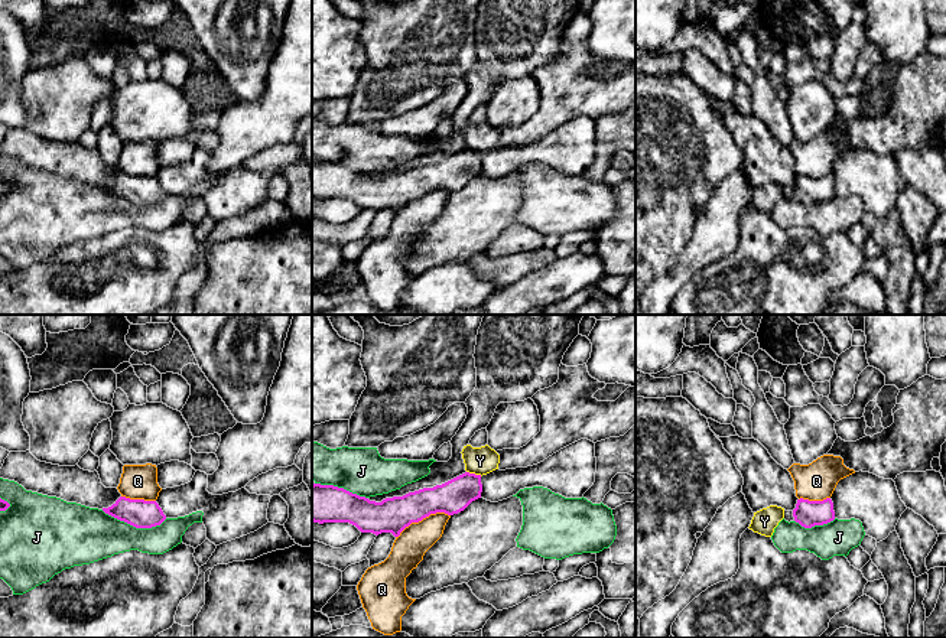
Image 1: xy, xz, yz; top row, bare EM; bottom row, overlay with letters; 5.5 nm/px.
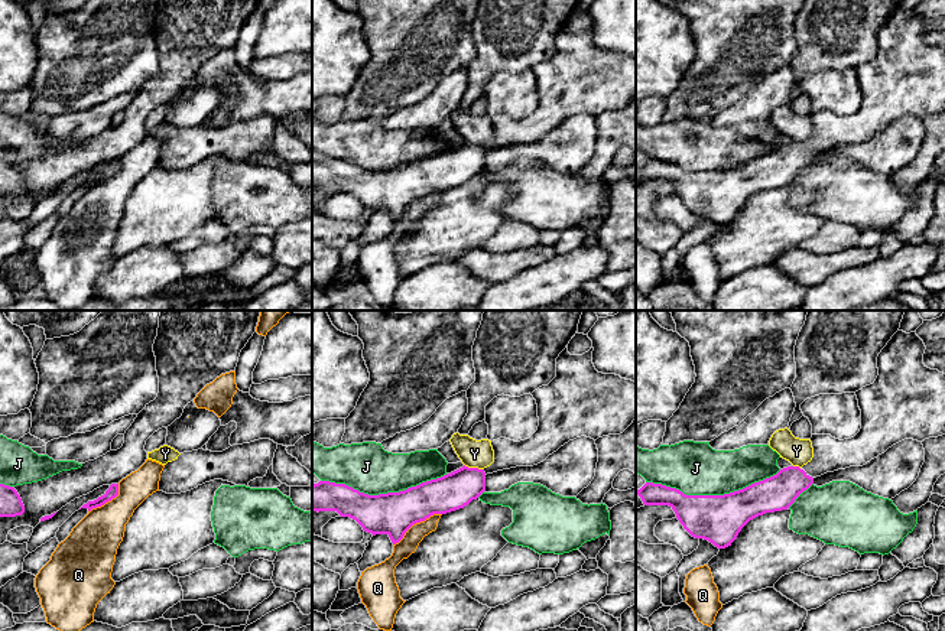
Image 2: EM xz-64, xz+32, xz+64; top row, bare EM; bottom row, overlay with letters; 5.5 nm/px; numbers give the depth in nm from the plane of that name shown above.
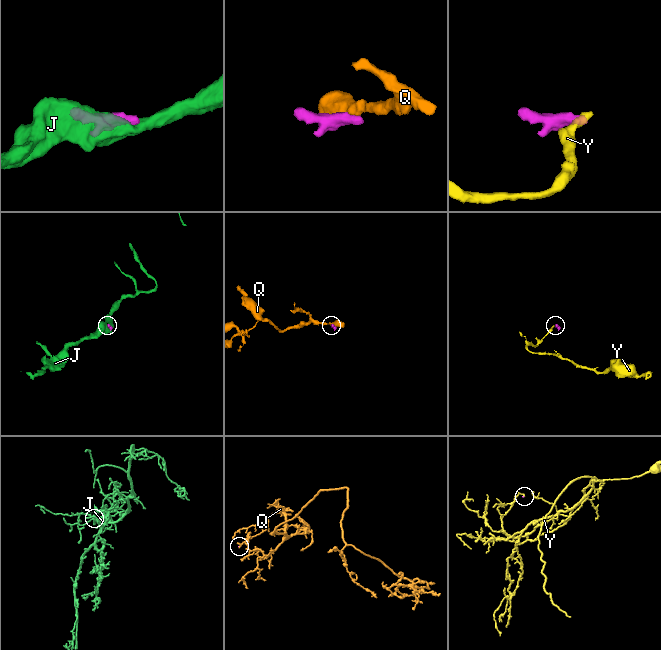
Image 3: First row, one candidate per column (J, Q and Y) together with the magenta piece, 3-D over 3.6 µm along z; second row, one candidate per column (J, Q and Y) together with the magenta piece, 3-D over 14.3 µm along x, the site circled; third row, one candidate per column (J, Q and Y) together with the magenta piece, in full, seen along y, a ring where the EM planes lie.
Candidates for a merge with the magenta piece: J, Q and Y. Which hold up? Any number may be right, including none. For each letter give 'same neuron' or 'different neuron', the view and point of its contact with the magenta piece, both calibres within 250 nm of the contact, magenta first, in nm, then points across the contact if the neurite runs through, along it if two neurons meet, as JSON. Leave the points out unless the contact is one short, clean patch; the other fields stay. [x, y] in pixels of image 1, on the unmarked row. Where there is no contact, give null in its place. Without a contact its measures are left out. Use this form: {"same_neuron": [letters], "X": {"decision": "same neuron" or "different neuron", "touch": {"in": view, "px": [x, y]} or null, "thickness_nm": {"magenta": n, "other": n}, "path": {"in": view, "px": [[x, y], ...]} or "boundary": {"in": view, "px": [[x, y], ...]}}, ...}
{"same_neuron": [], "J": {"decision": "different neuron", "touch": {"in": "xy", "px": [135, 202]}, "thickness_nm": {"magenta": 160, "other": 280}}, "Q": {"decision": "different neuron", "touch": {"in": "xz", "px": [422, 195]}, "thickness_nm": {"magenta": 190, "other": 180}}, "Y": {"decision": "different neuron", "touch": {"in": "xz", "px": [474, 150]}, "thickness_nm": {"magenta": 190, "other": 160}, "boundary": {"in": "xz", "px": [[467, 147], [481, 152]]}}}

